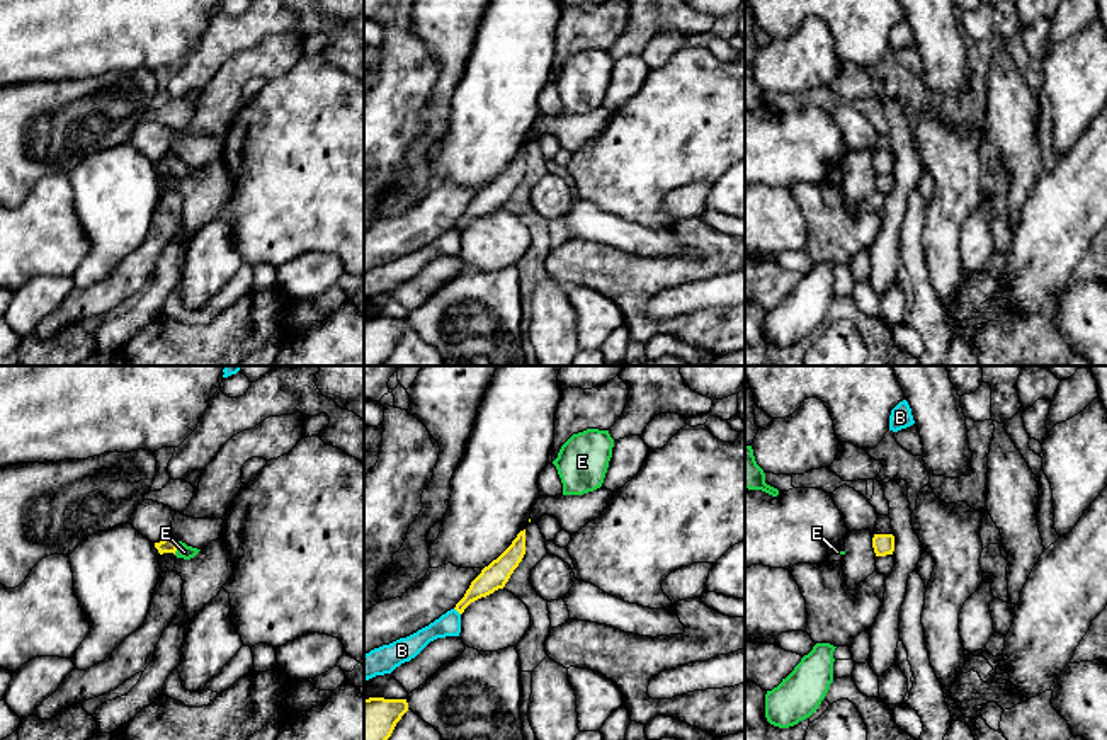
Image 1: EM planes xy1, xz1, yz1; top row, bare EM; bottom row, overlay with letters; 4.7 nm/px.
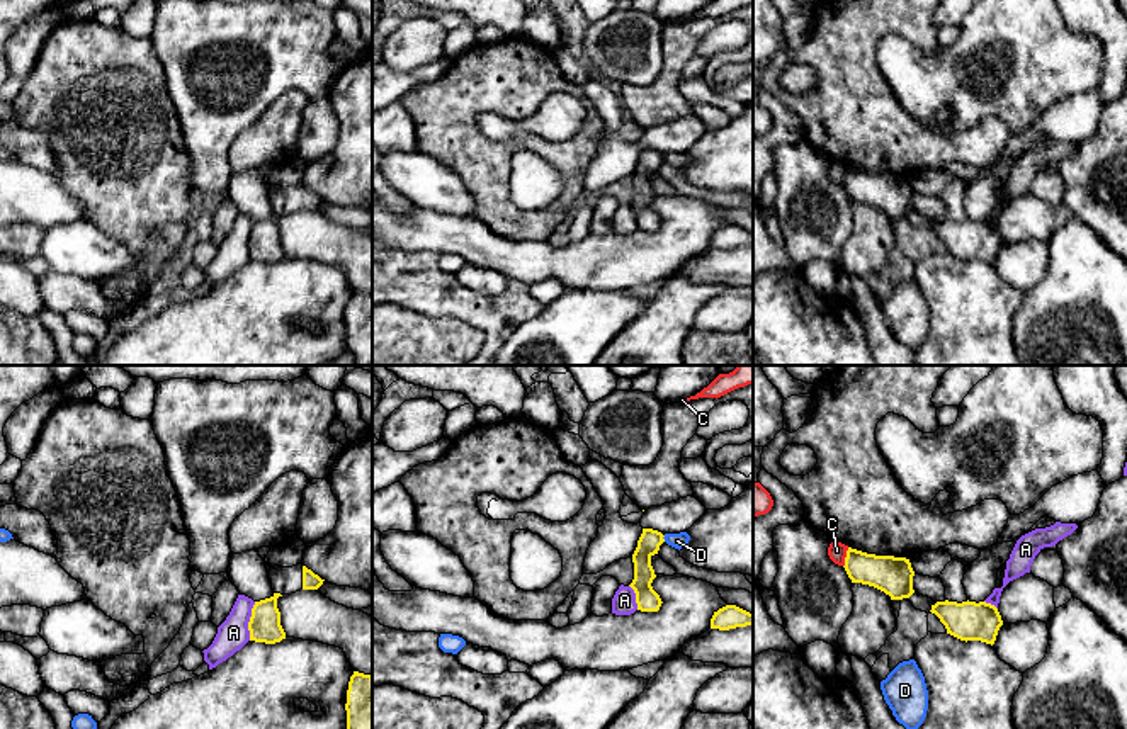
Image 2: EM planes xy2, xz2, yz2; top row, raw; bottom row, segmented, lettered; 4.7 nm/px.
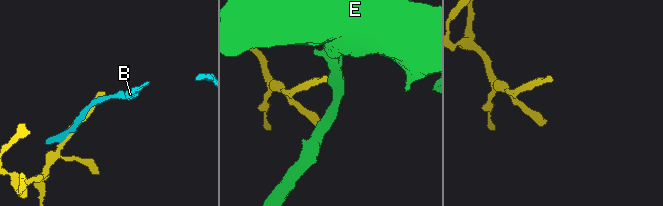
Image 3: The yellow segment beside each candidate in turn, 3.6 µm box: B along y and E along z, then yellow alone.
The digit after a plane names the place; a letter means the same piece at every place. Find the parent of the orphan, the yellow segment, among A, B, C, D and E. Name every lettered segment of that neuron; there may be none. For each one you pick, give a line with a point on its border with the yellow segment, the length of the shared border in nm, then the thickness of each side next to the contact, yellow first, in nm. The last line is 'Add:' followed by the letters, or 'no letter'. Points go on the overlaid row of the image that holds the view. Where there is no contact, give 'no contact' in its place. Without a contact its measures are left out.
E: xy1 (175, 548) | 70 nm | 80/70 nm
Add: E

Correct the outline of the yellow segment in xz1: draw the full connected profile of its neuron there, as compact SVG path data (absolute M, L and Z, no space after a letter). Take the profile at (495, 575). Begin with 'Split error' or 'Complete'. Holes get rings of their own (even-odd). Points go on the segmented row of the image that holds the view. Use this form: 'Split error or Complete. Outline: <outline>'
Complete. Outline: M525 529L517 534L512 544L497 560L481 570L454 609L463 614L471 602L503 589L524 555Z

